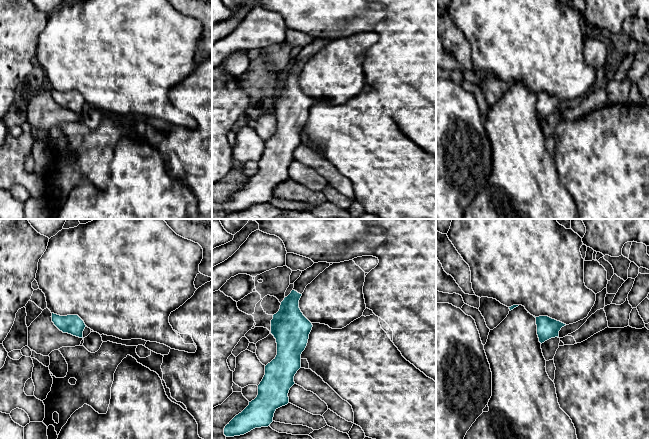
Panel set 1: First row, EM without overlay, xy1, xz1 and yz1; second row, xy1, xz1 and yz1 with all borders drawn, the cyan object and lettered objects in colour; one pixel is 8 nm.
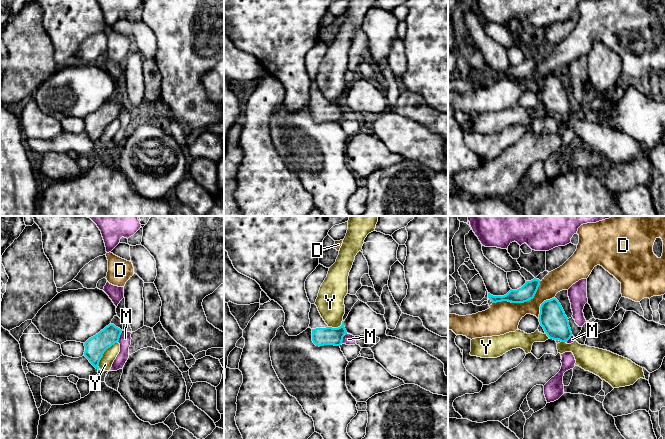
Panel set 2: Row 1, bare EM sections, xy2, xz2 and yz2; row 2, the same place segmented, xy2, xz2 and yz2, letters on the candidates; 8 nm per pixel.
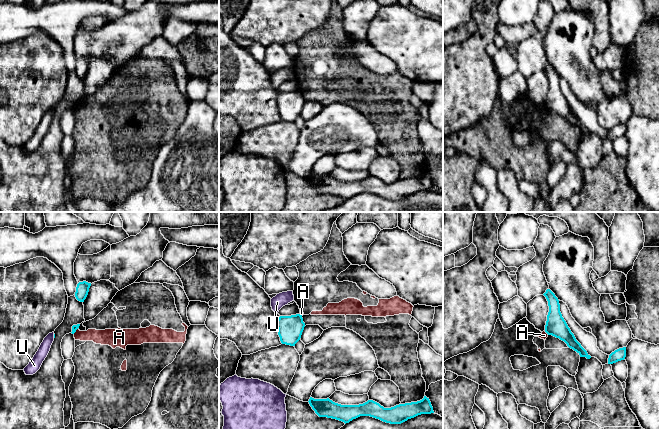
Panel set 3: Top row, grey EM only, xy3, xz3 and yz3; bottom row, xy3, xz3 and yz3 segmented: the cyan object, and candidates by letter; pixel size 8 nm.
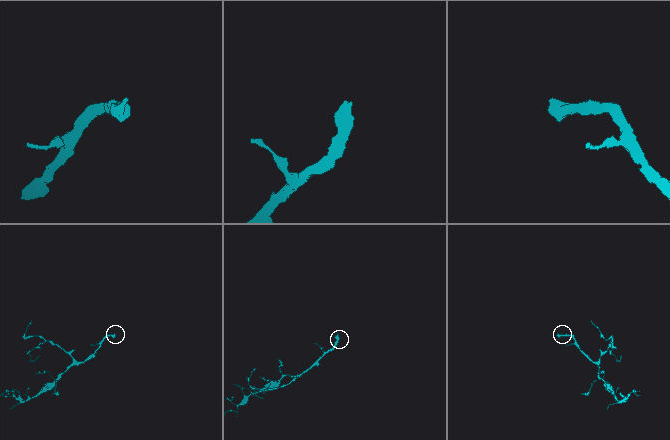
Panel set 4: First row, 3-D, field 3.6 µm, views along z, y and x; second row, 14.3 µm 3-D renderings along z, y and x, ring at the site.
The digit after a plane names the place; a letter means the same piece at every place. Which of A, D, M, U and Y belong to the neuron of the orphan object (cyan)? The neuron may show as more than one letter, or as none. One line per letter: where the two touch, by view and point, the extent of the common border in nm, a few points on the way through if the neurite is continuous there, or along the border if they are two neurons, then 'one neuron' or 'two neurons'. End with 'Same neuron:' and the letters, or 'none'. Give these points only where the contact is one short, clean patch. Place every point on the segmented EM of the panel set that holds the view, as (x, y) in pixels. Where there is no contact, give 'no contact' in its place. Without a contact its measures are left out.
A: meets cyan in xy3 at (75, 331); contact 60 nm long; border along xy3 (77, 328), (73, 333); two neurons
D: meets cyan in yz2 at (521, 302); contact 420 nm long; two neurons
M: meets cyan in xz2 at (342, 338); contact 100 nm long; border along xz2 (346, 332), (341, 343); two neurons
U: meets cyan in xy3 at (54, 336); contact 30 nm long; border along xy3 (53, 334), (54, 337); two neurons
Y: meets cyan in xy2 at (103, 353); contact 280 nm long; two neurons
Same neuron: none

